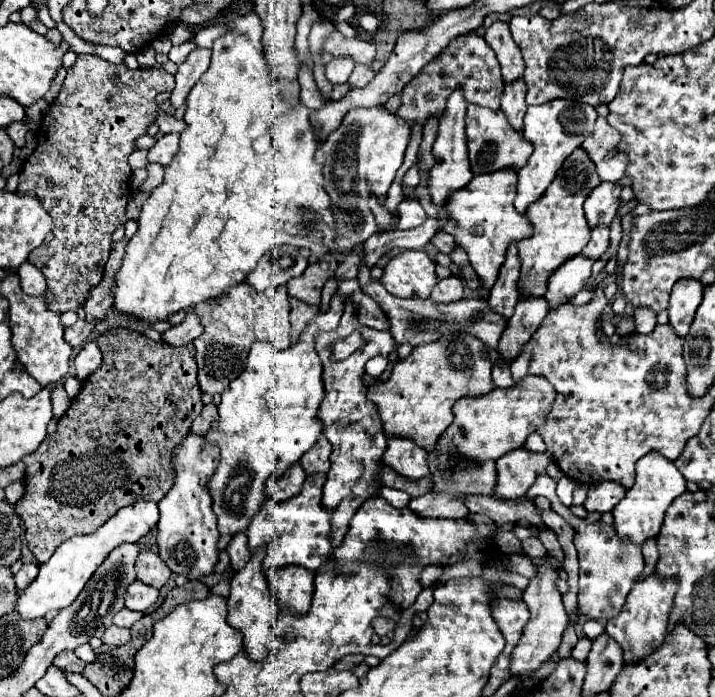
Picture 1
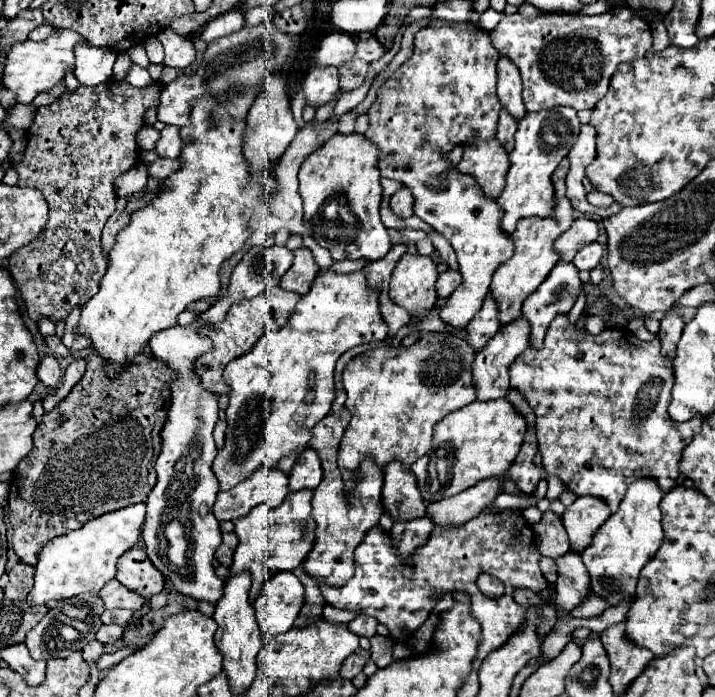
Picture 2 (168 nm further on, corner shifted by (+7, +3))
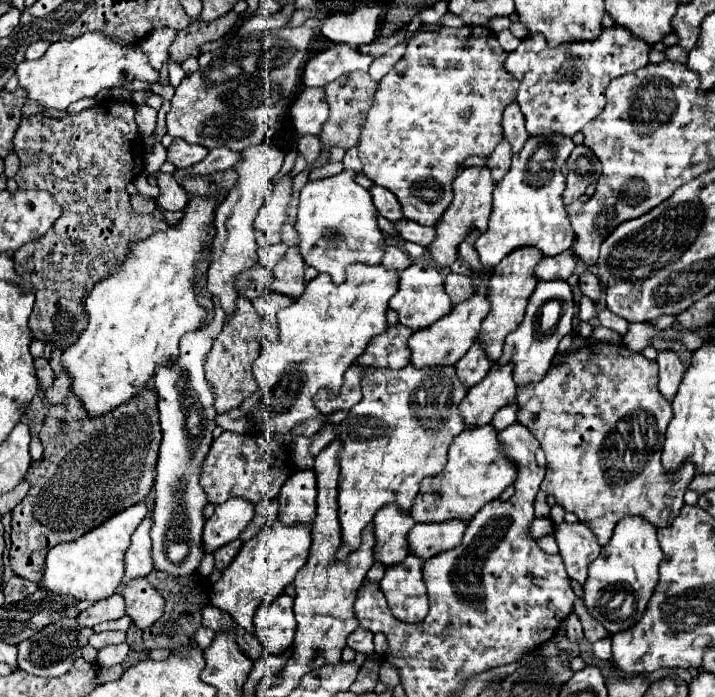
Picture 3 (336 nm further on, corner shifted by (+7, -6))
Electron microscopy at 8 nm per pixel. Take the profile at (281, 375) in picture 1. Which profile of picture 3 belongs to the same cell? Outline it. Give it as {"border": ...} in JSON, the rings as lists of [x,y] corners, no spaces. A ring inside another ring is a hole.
{"border":[[[382,264],[349,266],[346,268],[346,280],[342,284],[334,284],[330,276],[316,276],[314,280],[310,280],[302,296],[296,298],[292,306],[278,312],[278,324],[284,326],[280,328],[280,340],[276,344],[262,346],[260,356],[254,362],[254,378],[258,390],[240,406],[240,410],[250,416],[250,422],[254,422],[254,428],[258,428],[258,422],[264,422],[262,430],[268,430],[274,436],[274,440],[290,444],[294,440],[290,432],[292,426],[300,424],[306,418],[322,416],[314,406],[314,394],[322,386],[332,388],[332,392],[338,392],[348,366],[366,350],[368,342],[374,336],[386,332],[388,300],[396,294],[396,290],[398,290],[398,272],[388,272]]]}

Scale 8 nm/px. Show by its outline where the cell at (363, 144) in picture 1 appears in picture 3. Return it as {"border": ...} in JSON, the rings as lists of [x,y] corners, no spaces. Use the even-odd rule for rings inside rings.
{"border":[[[344,170],[338,176],[324,180],[310,180],[300,192],[298,218],[294,224],[304,264],[328,274],[336,282],[344,282],[344,268],[350,264],[380,264],[386,242],[376,224],[376,216],[376,206],[372,204],[368,190],[354,182],[352,170]]]}

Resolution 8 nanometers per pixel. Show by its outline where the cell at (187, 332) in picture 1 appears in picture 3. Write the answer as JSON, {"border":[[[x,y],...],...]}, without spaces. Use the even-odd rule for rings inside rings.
{"border":[[[284,176],[260,208],[256,216],[256,226],[266,234],[278,234],[282,230],[282,224],[286,222],[286,208],[292,198],[292,178]]]}

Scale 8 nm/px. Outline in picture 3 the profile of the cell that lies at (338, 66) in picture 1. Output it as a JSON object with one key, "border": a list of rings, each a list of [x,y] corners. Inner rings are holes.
{"border":[[[304,88],[288,112],[296,136],[318,134],[328,118],[328,104],[322,88]]]}

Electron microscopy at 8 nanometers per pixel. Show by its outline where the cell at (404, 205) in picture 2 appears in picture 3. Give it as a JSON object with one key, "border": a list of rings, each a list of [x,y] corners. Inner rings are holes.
{"border":[[[372,186],[368,192],[372,196],[374,206],[378,208],[378,212],[384,218],[388,218],[390,222],[396,222],[396,220],[402,220],[404,218],[400,214],[400,202],[396,200],[396,196],[392,196],[392,192],[388,192],[386,188],[380,188],[380,186]]]}

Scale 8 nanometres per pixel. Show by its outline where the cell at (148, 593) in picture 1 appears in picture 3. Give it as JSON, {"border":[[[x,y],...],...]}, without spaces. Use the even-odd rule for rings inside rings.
{"border":[[[114,594],[114,596],[110,596],[110,598],[104,598],[104,600],[92,604],[92,606],[86,608],[84,612],[80,612],[78,618],[76,618],[76,622],[78,622],[78,626],[82,626],[82,628],[94,628],[94,626],[100,624],[100,622],[116,620],[116,618],[120,618],[120,616],[124,616],[124,614],[126,614],[126,612],[124,612],[124,598],[118,596],[118,594]]]}

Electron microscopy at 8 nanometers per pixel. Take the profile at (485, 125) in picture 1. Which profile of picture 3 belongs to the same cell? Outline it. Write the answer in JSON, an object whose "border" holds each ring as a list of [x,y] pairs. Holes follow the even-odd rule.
{"border":[[[464,168],[464,172],[454,180],[454,200],[448,210],[442,214],[440,222],[436,222],[436,238],[428,248],[430,258],[436,268],[450,268],[458,258],[460,242],[472,232],[484,232],[488,228],[488,216],[492,210],[492,174],[488,168]]]}

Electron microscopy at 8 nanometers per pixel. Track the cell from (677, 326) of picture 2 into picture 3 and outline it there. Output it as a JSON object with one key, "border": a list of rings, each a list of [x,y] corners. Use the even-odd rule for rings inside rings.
{"border":[[[660,352],[658,354],[658,366],[660,366],[658,390],[668,402],[672,402],[676,392],[678,392],[678,386],[682,382],[686,368],[684,368],[684,364],[680,364],[680,360],[674,352]]]}

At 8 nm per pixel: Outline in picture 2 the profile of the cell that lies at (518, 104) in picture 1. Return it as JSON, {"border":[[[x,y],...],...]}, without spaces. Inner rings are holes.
{"border":[[[502,107],[500,109],[500,119],[498,119],[498,131],[496,139],[506,147],[506,151],[512,151],[514,147],[514,133],[516,133],[516,119]]]}

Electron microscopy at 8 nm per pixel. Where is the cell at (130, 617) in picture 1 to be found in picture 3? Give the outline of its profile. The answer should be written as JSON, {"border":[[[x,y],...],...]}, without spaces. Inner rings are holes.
{"border":[[[122,616],[122,618],[118,618],[118,620],[112,620],[112,622],[104,622],[104,624],[98,624],[98,626],[94,626],[92,630],[94,630],[95,633],[109,630],[126,632],[130,624],[132,624],[132,622],[130,622],[130,618],[128,618],[128,616]]]}

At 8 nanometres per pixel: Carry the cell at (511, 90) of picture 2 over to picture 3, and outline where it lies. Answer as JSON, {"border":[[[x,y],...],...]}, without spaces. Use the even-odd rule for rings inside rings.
{"border":[[[510,104],[504,112],[504,120],[502,120],[502,126],[504,126],[504,136],[506,140],[510,142],[512,146],[512,152],[520,152],[524,142],[530,138],[526,128],[524,128],[524,116],[518,108],[518,104]]]}

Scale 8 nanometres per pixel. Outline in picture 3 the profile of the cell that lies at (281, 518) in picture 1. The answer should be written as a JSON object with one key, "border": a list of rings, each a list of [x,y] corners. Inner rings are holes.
{"border":[[[278,520],[268,528],[264,526],[252,540],[244,542],[238,556],[222,572],[222,578],[214,584],[210,604],[228,612],[232,620],[246,632],[254,634],[254,612],[284,594],[284,588],[294,582],[296,572],[308,558],[310,548],[310,528],[308,524],[300,528],[284,528]]]}

